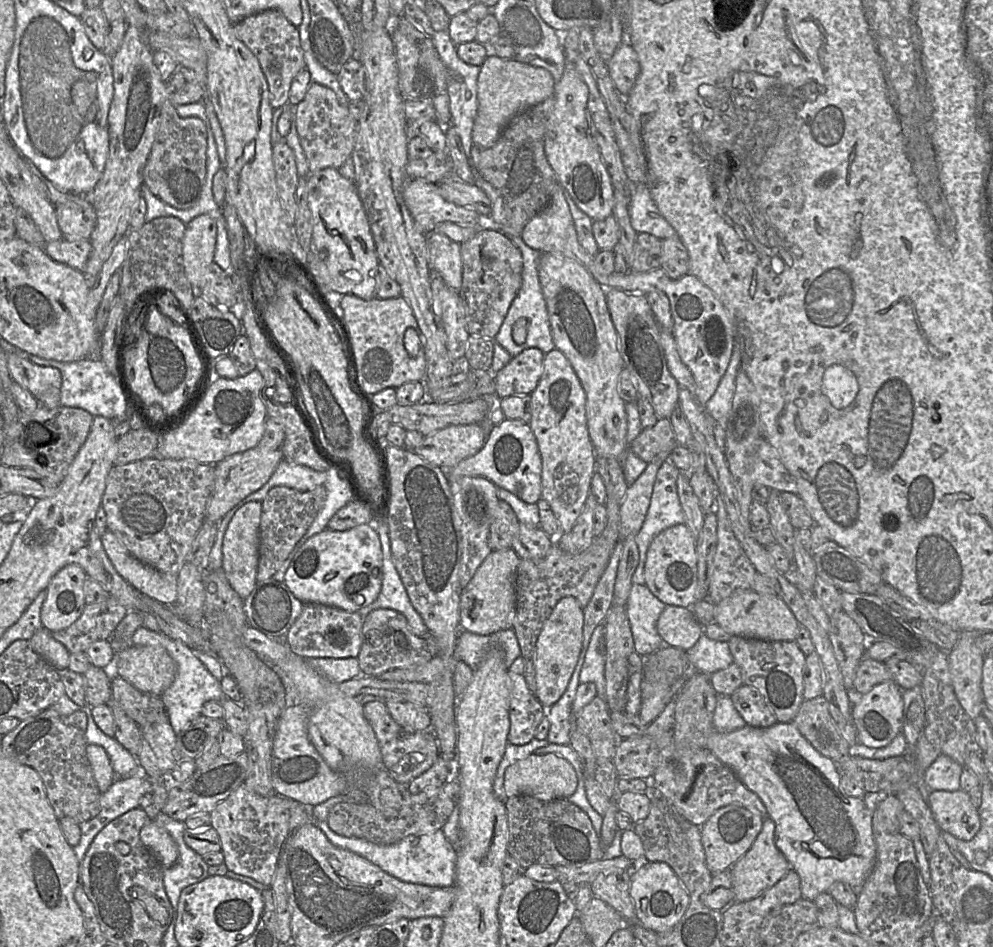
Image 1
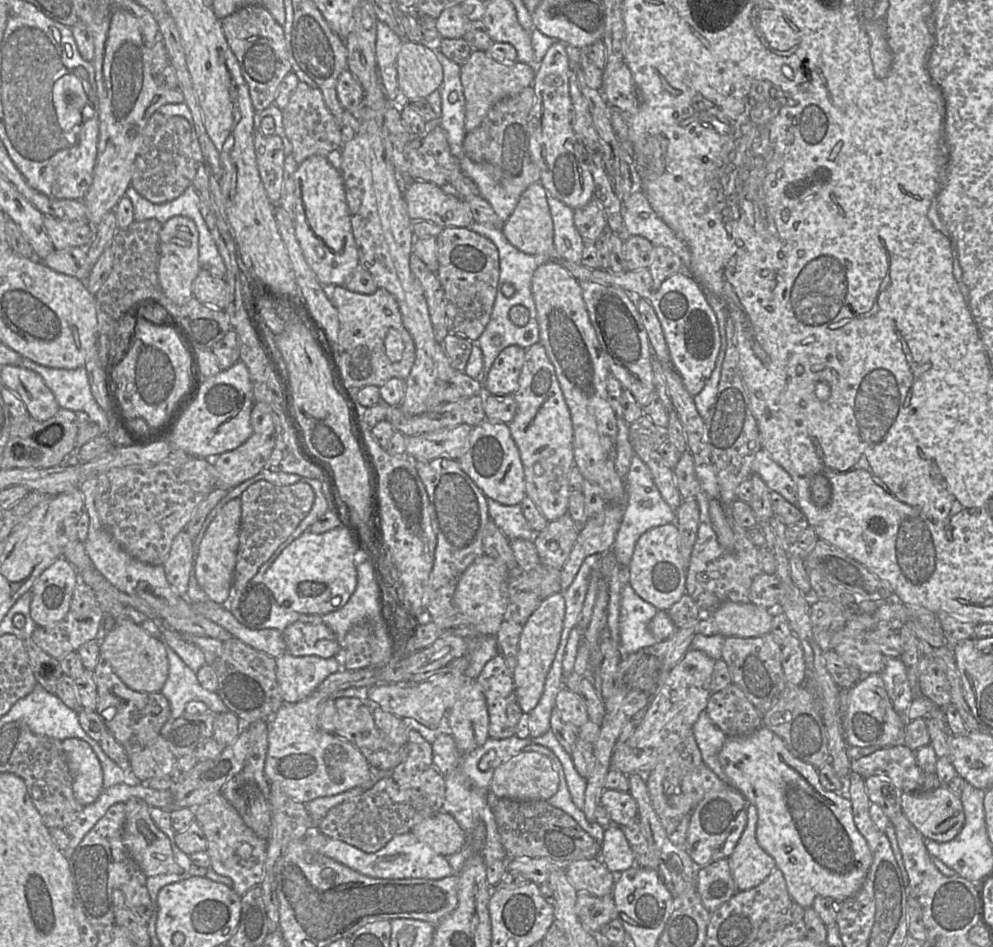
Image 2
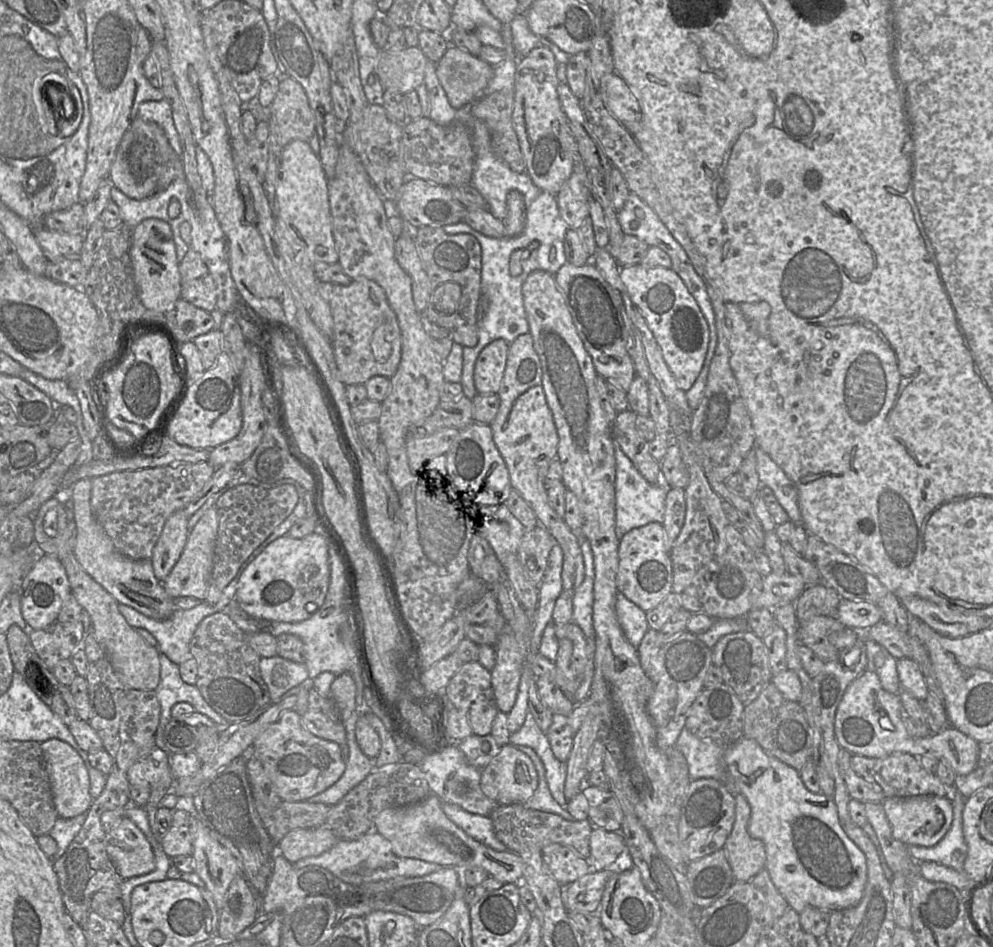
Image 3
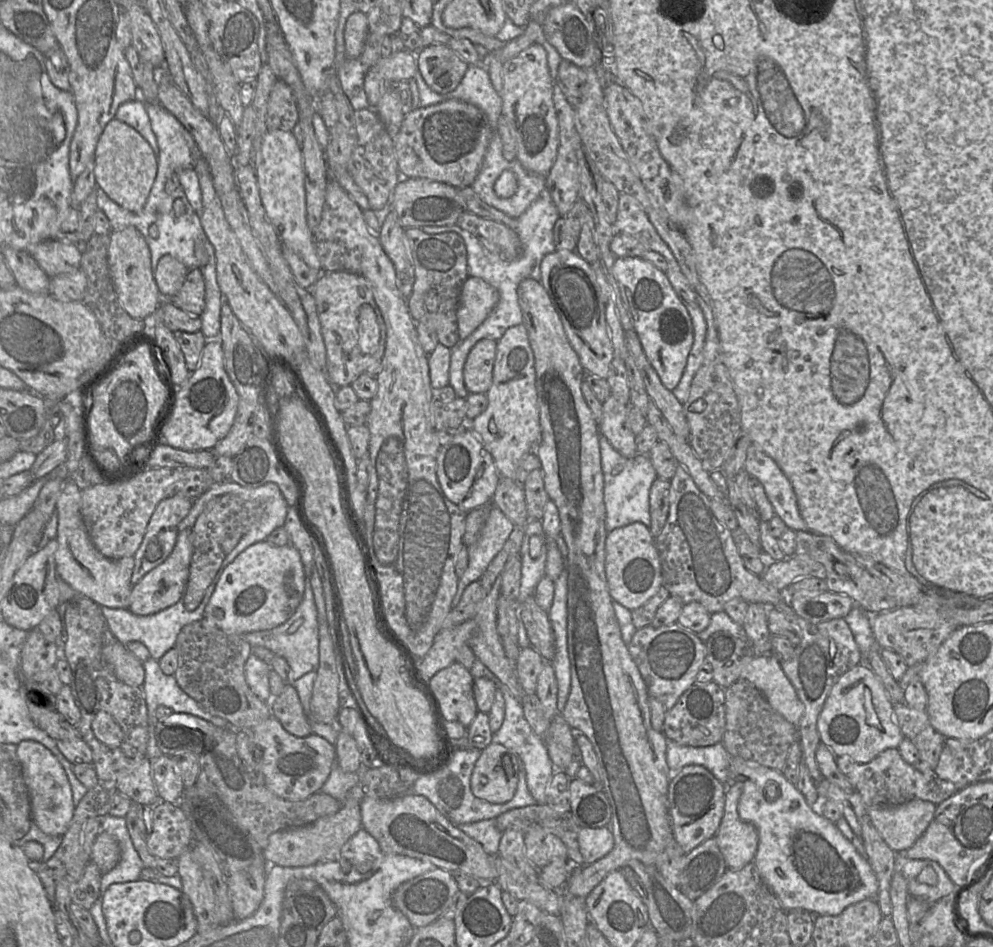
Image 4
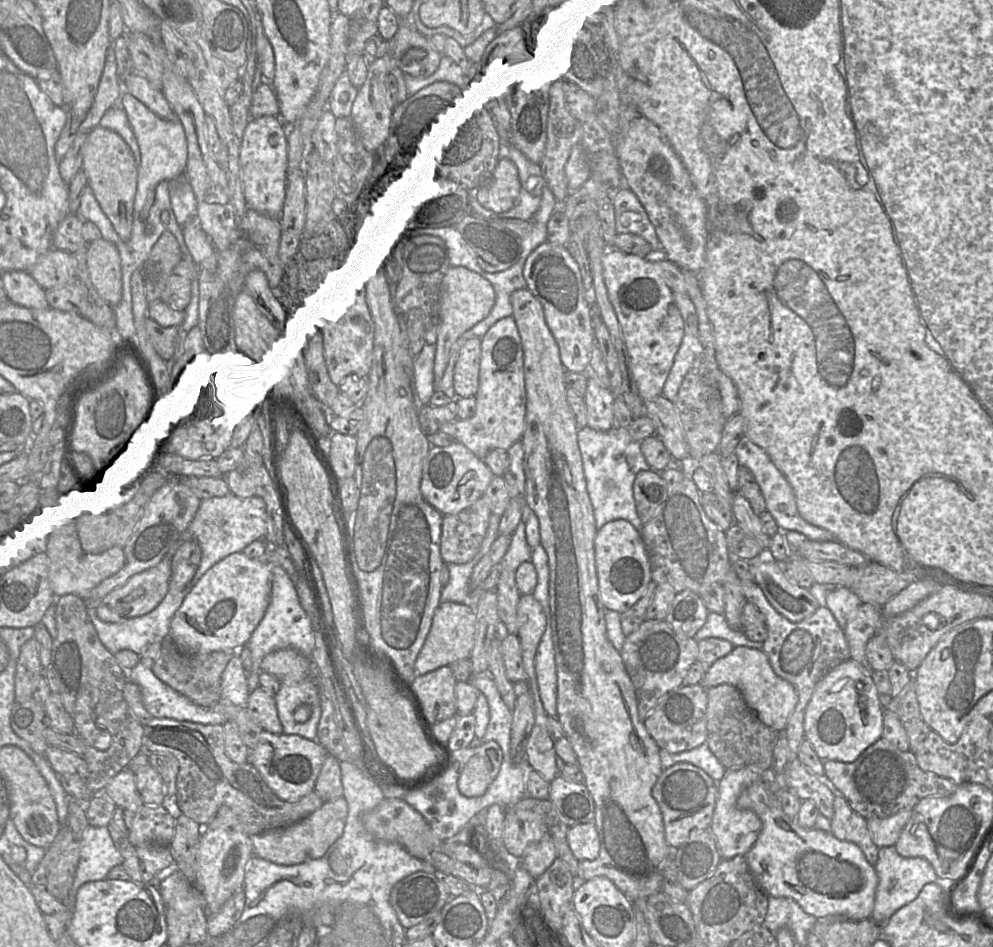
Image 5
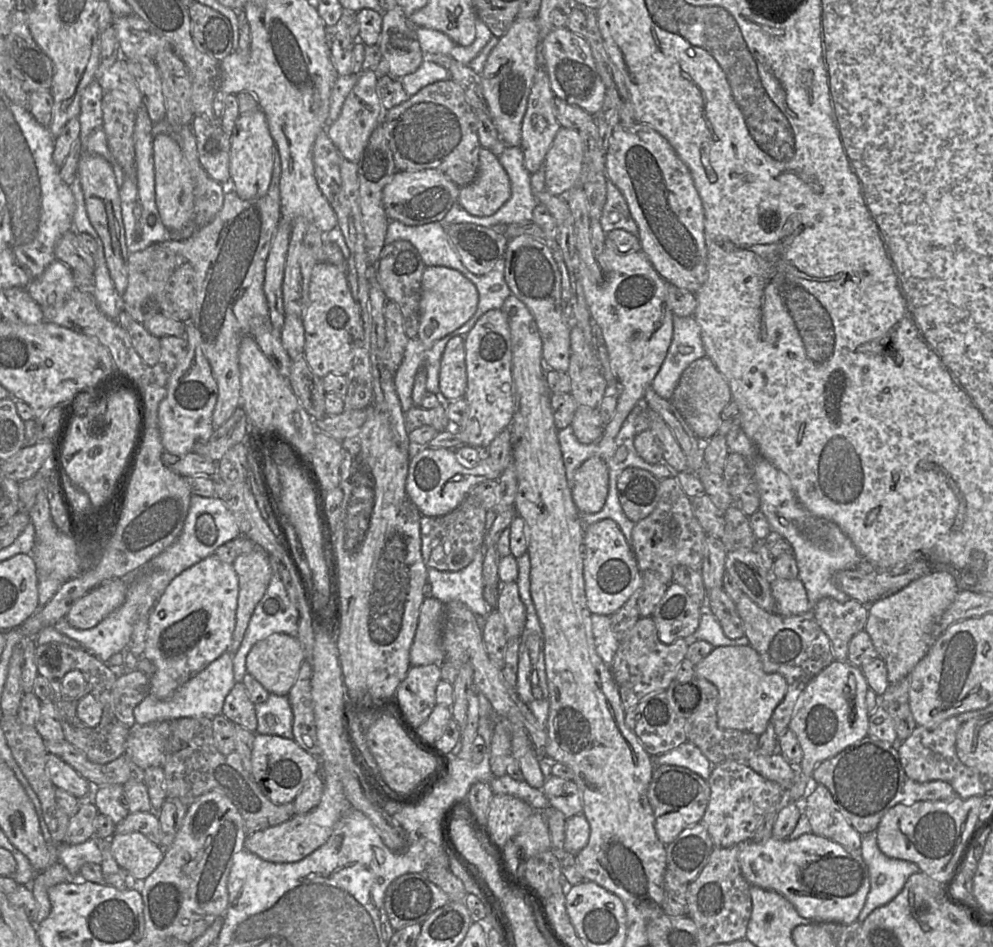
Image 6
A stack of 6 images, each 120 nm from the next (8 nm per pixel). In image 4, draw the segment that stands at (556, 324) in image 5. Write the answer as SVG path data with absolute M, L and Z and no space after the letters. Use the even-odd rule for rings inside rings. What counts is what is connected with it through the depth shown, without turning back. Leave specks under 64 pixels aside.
M556 250L542 259L539 281L548 293L567 339L578 355L585 373L607 379L610 376L615 351L606 319L606 295L591 264L575 251Z

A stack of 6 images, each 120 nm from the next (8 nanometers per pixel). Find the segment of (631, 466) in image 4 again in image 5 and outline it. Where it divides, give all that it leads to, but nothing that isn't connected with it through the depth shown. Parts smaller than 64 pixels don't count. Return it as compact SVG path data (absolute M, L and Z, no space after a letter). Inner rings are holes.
M589 425L579 428L577 442L597 528L609 521L622 519L640 531L643 523L636 510L633 484L640 471L652 468L642 454L639 443L632 439L628 428L614 427L599 431Z

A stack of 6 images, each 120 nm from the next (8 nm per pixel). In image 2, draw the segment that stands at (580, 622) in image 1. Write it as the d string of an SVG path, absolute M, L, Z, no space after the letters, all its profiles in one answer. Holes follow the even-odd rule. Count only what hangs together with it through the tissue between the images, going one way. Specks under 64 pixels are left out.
M556 593L545 600L528 618L519 640L517 664L513 681L517 702L524 713L530 712L542 697L545 682L557 654L566 614L566 600Z

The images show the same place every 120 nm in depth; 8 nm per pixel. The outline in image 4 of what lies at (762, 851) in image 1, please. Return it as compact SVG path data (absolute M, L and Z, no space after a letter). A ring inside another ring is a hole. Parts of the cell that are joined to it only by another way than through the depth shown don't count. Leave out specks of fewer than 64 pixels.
M742 783L726 786L723 818L715 836L729 869L740 870L753 862L757 852L759 835L754 825L741 819L738 803L742 795Z

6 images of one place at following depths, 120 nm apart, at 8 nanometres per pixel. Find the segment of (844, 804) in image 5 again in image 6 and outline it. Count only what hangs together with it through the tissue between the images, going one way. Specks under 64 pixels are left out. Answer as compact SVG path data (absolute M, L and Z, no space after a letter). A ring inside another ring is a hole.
M812 775L807 777L809 781L804 792L804 797L794 801L801 809L803 815L808 818L811 826L811 833L836 841L853 852L861 852L862 834L844 818L829 790L825 786L817 783L812 778Z

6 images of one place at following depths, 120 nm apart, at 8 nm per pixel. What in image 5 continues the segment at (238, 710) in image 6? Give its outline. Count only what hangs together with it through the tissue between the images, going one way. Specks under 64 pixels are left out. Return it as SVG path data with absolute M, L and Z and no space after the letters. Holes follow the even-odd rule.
M257 687L249 693L245 706L250 711L254 721L263 730L282 734L283 726L278 717L274 695Z

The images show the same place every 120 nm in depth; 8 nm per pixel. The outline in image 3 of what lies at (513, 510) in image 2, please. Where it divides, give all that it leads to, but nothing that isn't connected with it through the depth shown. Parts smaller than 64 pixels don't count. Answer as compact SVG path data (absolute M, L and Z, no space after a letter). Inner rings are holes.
M504 504L479 507L477 534L489 542L503 565L509 555L516 554L528 530Z

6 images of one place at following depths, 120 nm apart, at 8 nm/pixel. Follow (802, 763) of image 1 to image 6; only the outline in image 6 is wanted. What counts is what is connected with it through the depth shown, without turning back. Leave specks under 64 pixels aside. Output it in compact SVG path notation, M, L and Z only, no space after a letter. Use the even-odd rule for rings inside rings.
M811 832L794 839L778 839L772 836L765 841L747 841L738 846L739 863L744 878L753 886L772 890L784 896L803 918L812 923L843 925L858 921L871 888L868 867L861 852L853 852L836 841Z

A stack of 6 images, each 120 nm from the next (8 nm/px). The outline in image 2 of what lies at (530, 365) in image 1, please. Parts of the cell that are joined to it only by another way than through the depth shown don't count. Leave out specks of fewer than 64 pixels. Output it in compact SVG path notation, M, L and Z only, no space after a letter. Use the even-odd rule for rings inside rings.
M505 347L486 374L484 394L513 395L518 388L519 375L525 358L525 349Z

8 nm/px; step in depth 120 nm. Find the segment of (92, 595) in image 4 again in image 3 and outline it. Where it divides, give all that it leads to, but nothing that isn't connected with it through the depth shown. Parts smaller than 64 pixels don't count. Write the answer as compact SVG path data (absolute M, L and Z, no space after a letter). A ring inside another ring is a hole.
M81 479L70 487L73 515L76 524L74 553L84 570L102 585L119 604L128 605L140 613L162 620L171 616L178 608L175 600L166 592L154 573L150 559L130 559L120 553L111 538L95 519L90 499L92 479Z

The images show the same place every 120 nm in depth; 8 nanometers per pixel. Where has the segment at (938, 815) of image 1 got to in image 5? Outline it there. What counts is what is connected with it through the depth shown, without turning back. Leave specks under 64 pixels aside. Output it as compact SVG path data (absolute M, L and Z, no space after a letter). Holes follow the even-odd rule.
M904 808L885 818L867 820L874 843L879 848L895 846L911 815L912 808Z

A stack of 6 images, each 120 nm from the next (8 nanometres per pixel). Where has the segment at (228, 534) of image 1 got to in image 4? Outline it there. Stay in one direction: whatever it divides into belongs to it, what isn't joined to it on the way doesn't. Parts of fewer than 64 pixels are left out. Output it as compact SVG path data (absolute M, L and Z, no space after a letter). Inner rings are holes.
M192 528L179 531L176 545L168 558L134 584L127 608L130 612L137 615L149 615L166 609L182 599L193 554L191 534Z

